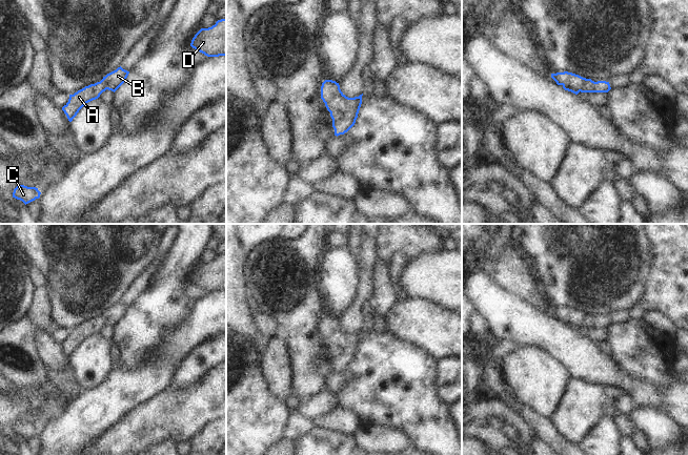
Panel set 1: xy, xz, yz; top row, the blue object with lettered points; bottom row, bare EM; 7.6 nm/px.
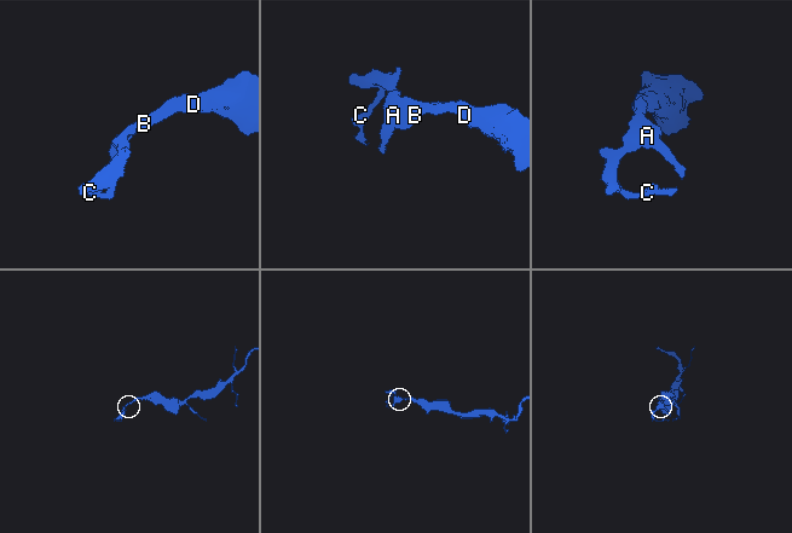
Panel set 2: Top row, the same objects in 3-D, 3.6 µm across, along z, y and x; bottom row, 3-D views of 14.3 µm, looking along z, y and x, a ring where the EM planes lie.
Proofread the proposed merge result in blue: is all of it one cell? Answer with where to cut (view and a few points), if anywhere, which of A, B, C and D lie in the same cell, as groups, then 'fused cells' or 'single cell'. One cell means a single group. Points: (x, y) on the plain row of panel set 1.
no cut; A B C D; single cell

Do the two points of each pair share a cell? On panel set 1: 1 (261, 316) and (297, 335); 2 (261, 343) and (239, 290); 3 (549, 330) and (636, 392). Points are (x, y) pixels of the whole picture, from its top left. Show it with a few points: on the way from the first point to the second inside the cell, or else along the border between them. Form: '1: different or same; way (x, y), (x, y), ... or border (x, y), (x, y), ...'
1: different; border (262, 311), (271, 314), (282, 327)
2: same; way (251, 330), (239, 316), (239, 303)
3: same; way (571, 348), (583, 358), (614, 374)

